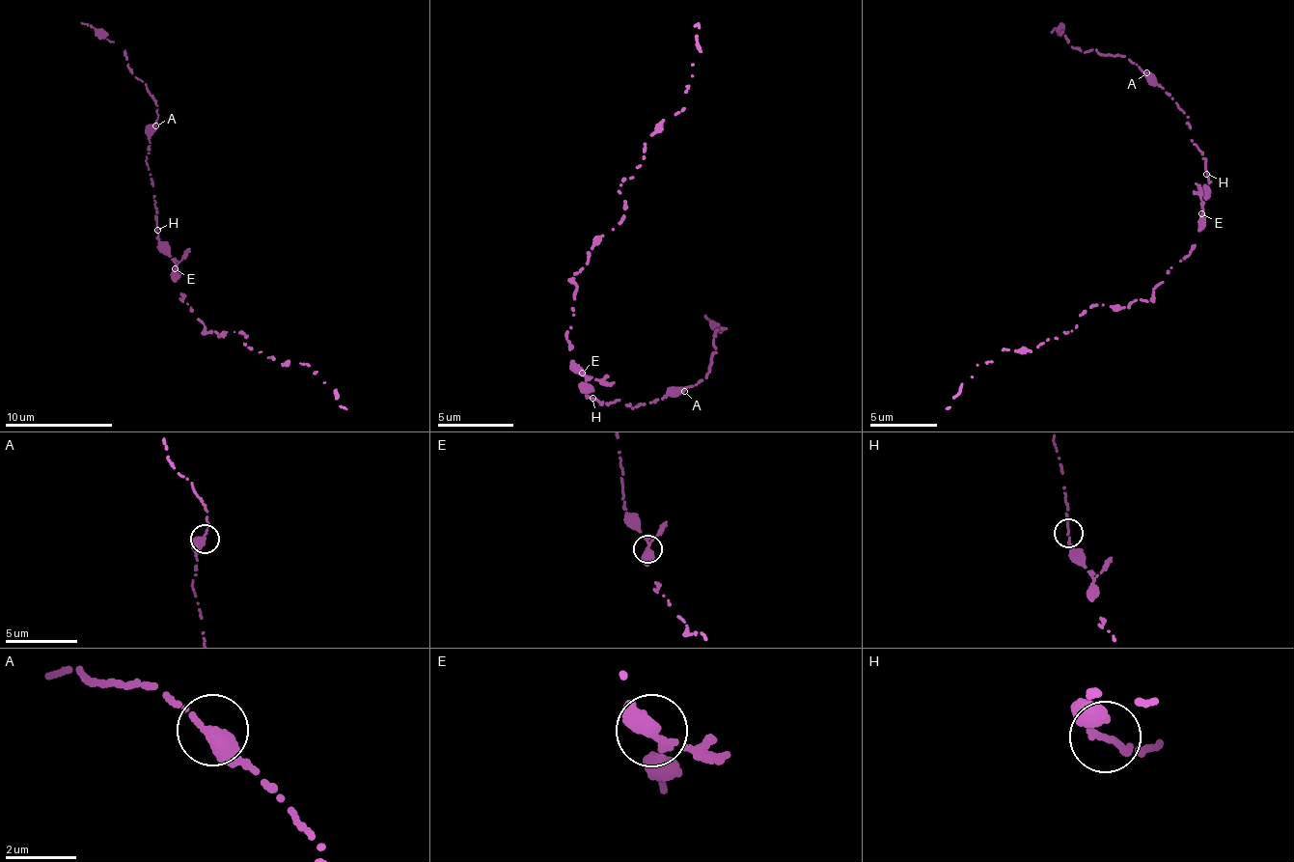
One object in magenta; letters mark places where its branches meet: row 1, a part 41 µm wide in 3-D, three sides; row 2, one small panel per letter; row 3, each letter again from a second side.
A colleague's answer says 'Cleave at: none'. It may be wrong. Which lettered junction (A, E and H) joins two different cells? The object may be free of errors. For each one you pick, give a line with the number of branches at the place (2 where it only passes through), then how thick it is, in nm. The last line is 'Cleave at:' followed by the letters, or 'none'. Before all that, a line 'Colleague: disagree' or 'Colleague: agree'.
Colleague: agree
Cleave at: none

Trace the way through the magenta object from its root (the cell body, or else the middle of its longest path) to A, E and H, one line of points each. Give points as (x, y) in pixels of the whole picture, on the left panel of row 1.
A: (186, 302), (181, 301), (170, 248), (158, 239), (146, 162), (155, 125)
E: (186, 302), (181, 301), (184, 296), (175, 278), (175, 268)
H: (186, 302), (181, 301), (184, 296), (175, 278), (175, 262), (170, 256), (170, 248), (158, 239), (158, 230)

